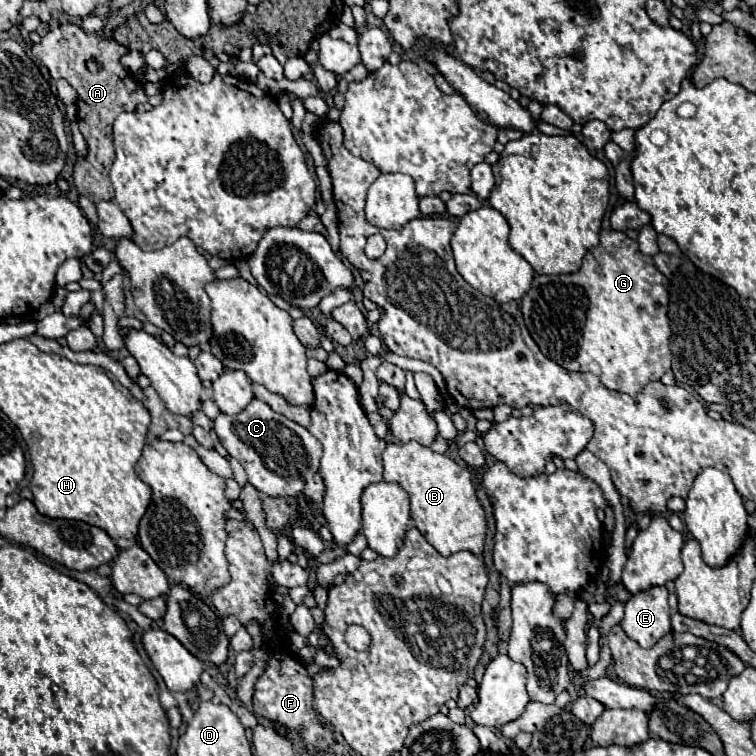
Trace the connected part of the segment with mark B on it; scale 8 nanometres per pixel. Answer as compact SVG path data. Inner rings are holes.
M391 442L383 450L383 480L395 480L411 498L411 520L425 540L441 554L451 556L461 550L469 550L481 556L485 544L485 512L477 500L471 474L465 466L459 466L447 456L433 452L417 442Z

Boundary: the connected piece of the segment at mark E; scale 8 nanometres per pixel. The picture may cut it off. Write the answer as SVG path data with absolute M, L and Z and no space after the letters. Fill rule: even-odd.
M653 586L643 594L635 594L625 604L625 618L621 622L625 634L635 640L643 648L655 646L665 634L671 632L671 612L667 604L667 588L665 586Z

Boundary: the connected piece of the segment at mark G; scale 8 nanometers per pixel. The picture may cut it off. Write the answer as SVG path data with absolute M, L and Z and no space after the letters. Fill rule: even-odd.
M601 230L599 246L585 254L579 272L561 276L535 274L529 292L521 300L521 312L527 330L549 360L557 362L565 370L591 372L601 378L605 388L633 396L639 394L645 384L659 380L671 370L667 286L669 280L655 268L651 256L639 252L639 244L635 240L625 232Z

